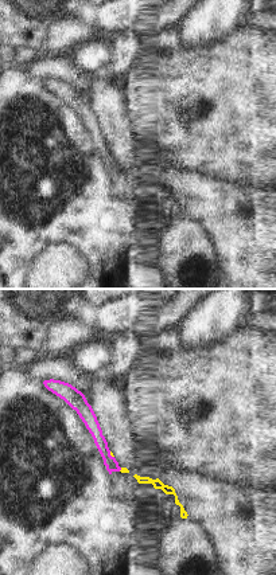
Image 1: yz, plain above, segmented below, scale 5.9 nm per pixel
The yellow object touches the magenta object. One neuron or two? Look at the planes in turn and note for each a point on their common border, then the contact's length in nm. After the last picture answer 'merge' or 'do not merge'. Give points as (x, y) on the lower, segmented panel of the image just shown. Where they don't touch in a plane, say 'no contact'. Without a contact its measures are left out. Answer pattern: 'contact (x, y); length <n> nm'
contact (111, 454); length 50 nm

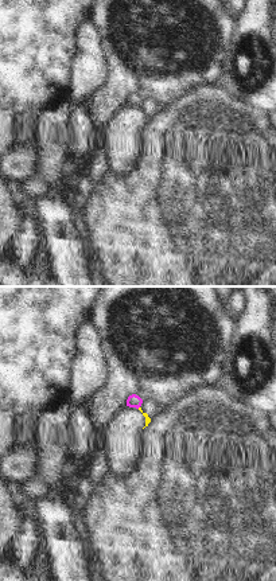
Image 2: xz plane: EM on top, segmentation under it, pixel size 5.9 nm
no contact

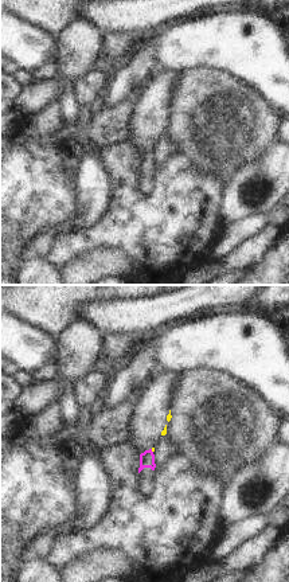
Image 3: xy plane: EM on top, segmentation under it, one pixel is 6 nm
no contact

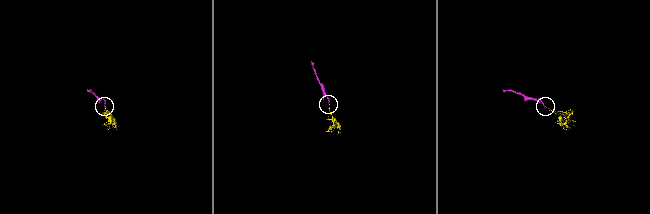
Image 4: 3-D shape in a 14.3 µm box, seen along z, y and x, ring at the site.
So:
do not merge

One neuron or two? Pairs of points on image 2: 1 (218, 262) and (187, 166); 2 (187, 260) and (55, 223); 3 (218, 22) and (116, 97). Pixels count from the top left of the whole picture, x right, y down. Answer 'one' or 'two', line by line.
1: one
2: two
3: one

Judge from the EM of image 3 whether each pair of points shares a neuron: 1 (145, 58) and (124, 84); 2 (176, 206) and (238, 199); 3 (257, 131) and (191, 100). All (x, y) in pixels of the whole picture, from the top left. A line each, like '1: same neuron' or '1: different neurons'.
1: same neuron
2: different neurons
3: same neuron

